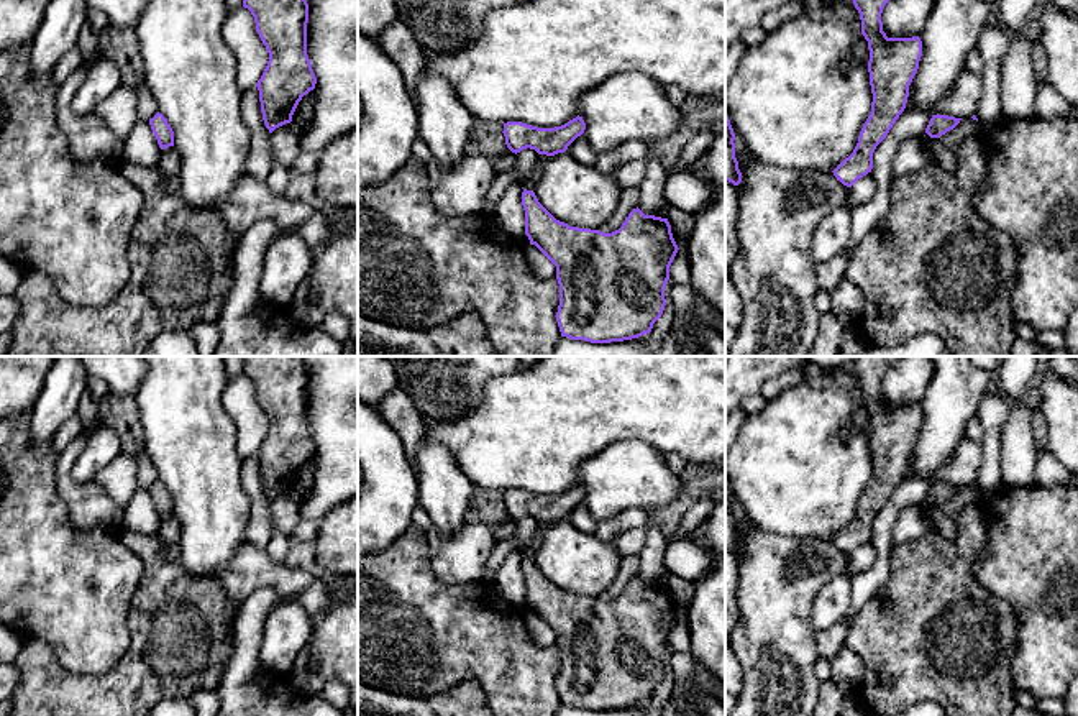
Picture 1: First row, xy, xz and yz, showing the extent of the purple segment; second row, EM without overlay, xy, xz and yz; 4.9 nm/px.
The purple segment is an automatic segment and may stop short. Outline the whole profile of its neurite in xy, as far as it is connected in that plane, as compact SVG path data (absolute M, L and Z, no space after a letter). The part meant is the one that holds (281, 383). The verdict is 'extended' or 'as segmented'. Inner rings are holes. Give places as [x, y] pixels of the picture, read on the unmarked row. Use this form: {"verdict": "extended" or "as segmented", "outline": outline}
{"verdict": "as segmented", "outline": "M241 356L243 374L251 379L256 399L269 420L267 434L258 448L263 488L269 501L290 491L292 483L310 458L317 445L307 424L308 371L304 356Z"}

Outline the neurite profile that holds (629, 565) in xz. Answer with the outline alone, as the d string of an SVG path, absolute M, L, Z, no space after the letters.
M622 555L615 580L605 588L605 591L599 598L604 601L612 601L619 598L628 585L628 581L638 575L638 567L638 555Z

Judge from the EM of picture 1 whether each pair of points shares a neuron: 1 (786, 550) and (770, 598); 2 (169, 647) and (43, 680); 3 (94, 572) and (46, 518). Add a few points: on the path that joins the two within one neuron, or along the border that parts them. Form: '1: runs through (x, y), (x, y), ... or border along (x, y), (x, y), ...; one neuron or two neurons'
1: runs through (781, 562), (776, 587); one neuron
2: runs through (138, 679), (128, 688), (74, 688); one neuron
3: runs through (81, 559), (53, 531); one neuron

